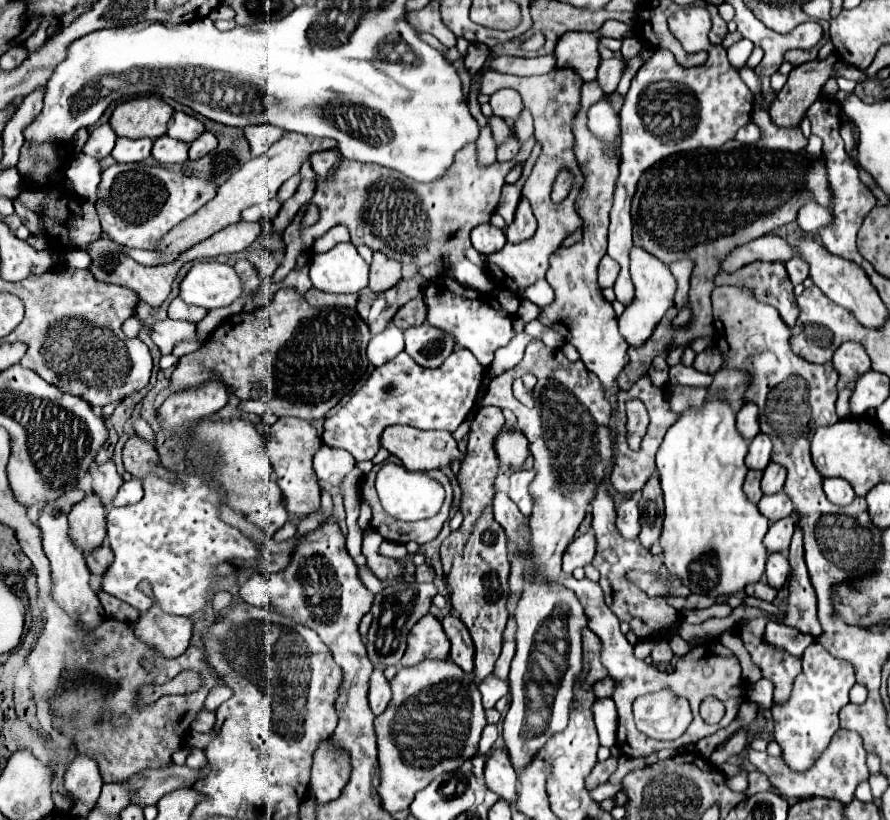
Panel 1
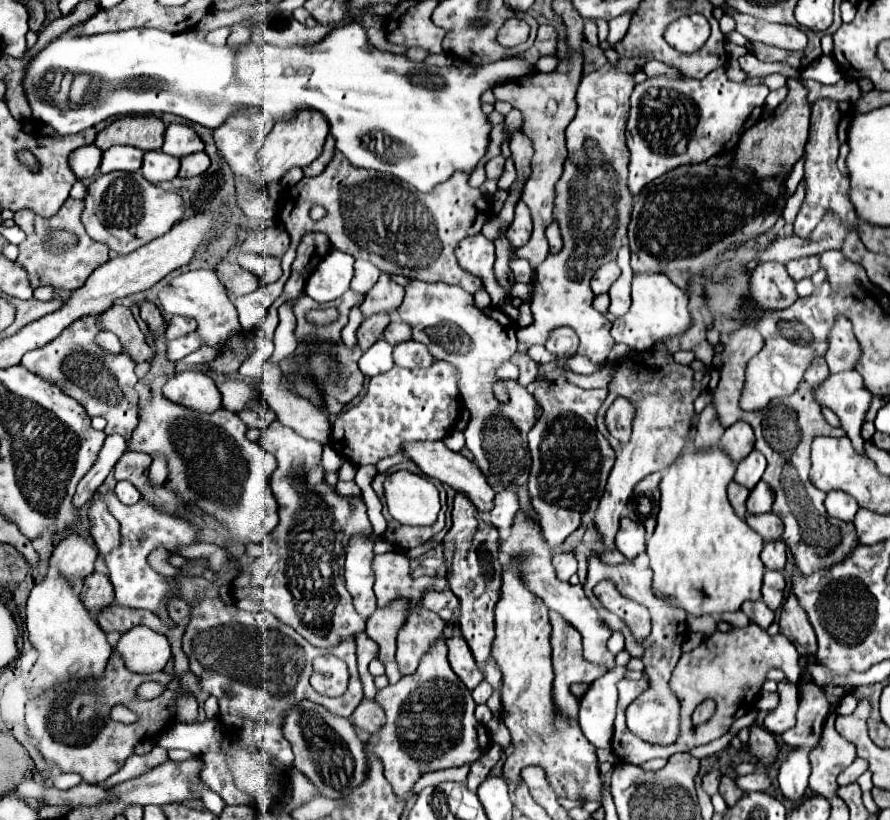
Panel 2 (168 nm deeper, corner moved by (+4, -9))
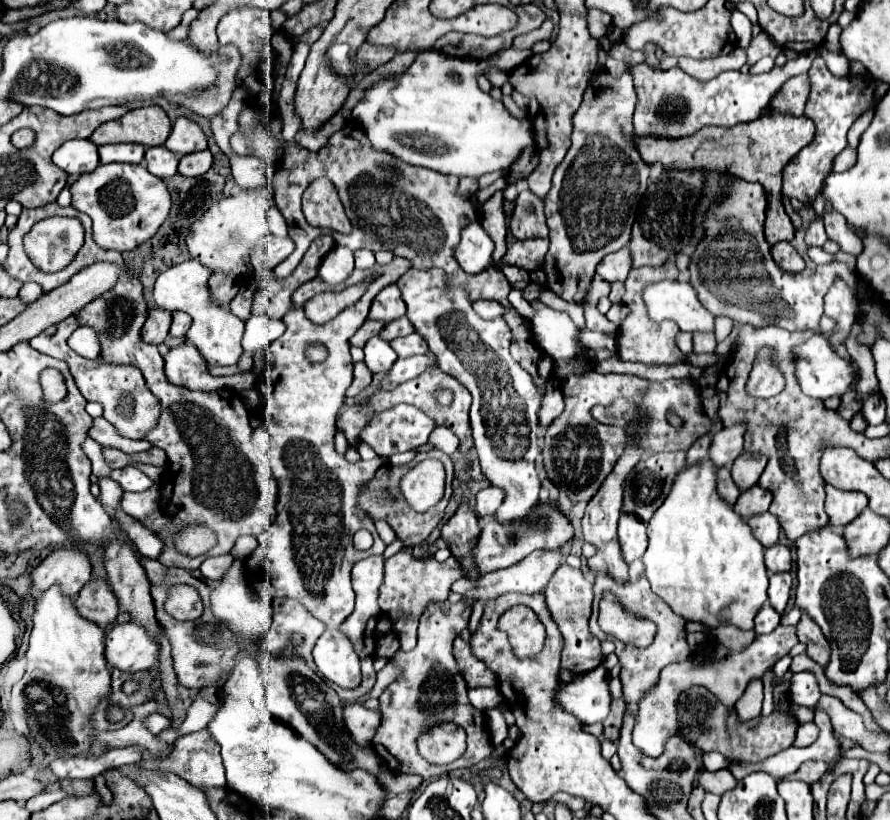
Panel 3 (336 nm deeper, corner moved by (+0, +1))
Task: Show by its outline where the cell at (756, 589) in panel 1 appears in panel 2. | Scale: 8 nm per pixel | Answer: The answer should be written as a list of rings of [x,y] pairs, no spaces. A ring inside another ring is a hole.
[[[747,601],[747,603],[743,603],[741,611],[763,629],[767,629],[773,623],[773,617],[775,617],[775,613],[769,607],[765,607],[763,601]]]

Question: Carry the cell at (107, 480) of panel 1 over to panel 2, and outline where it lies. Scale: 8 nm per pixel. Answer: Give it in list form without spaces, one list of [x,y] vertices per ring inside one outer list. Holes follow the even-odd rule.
[[[97,495],[89,507],[89,531],[95,539],[99,555],[109,553],[119,545],[119,521],[111,515],[103,495]]]

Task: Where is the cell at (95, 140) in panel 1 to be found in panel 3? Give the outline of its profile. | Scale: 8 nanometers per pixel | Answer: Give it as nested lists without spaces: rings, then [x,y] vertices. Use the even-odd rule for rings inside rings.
[[[89,139],[67,141],[59,151],[53,153],[53,163],[69,175],[91,173],[99,165],[97,145],[93,145]]]

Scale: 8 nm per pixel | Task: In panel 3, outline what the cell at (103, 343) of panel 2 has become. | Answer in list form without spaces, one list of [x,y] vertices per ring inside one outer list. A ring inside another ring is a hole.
[[[79,327],[69,337],[69,347],[79,353],[85,359],[97,359],[99,357],[99,339],[95,329],[91,327]]]

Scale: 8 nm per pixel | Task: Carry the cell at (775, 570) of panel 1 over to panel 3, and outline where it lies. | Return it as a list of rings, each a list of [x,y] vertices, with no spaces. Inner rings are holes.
[[[771,573],[769,575],[769,603],[777,613],[783,613],[791,593],[791,575],[789,573]]]

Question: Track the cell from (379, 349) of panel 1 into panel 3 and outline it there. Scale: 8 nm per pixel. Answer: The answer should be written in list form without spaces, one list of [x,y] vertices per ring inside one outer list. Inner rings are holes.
[[[371,337],[363,347],[363,351],[365,351],[365,365],[369,367],[371,373],[387,373],[387,369],[391,369],[391,365],[397,359],[391,345],[381,337]]]

